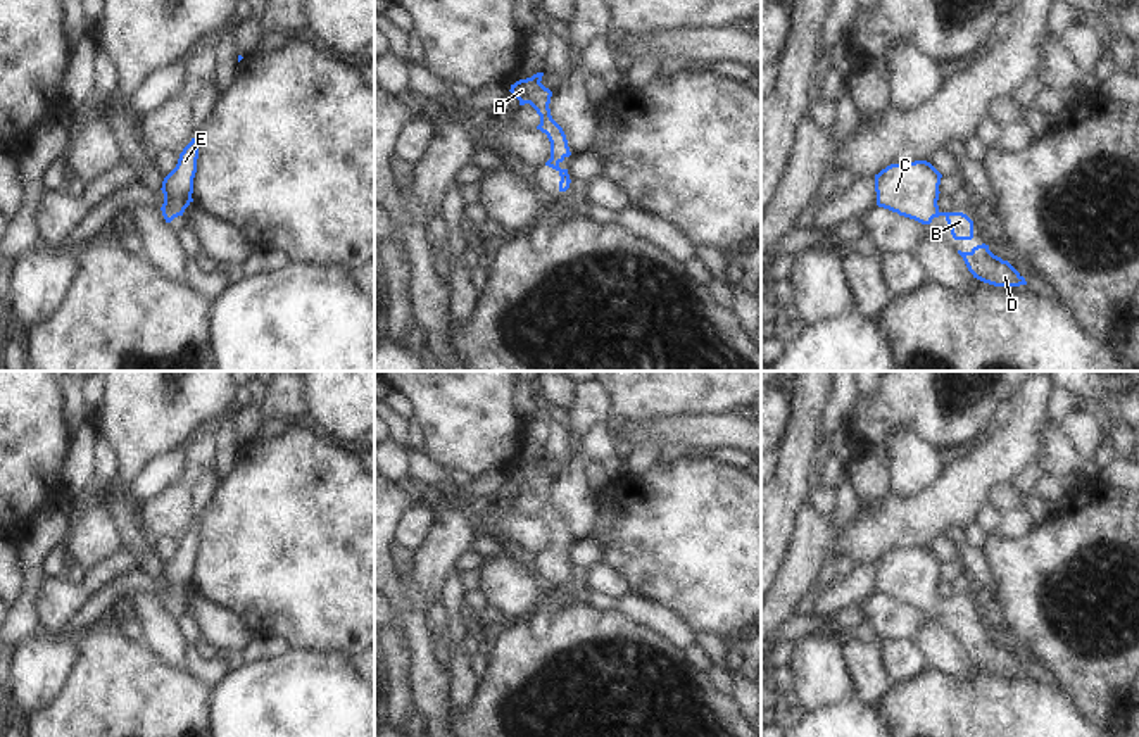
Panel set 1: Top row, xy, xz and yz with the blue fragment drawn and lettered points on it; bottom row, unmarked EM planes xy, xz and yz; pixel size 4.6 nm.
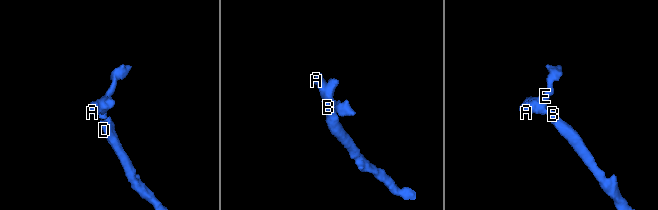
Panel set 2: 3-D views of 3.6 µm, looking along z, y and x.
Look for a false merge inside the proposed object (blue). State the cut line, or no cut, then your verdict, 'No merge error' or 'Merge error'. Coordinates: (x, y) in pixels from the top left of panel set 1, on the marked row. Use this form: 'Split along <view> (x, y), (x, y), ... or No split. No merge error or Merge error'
No split. No merge error.

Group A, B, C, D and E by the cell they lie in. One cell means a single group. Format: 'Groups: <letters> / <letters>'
Groups: A B C D E.

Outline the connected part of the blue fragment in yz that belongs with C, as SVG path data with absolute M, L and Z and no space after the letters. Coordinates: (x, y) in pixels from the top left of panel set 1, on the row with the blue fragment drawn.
M927 161L890 164L875 174L877 205L922 224L944 216L954 240L972 240L973 221L966 214L939 211L941 178Z

